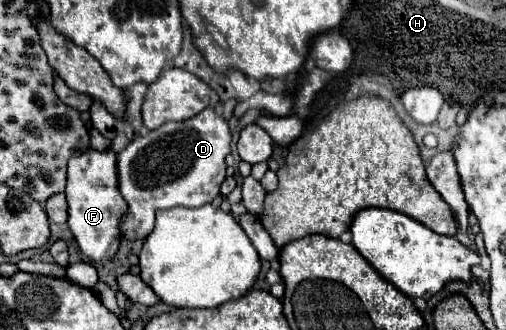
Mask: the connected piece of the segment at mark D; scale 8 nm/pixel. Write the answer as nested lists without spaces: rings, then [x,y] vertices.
[[[207,108],[197,116],[183,120],[183,122],[167,122],[157,130],[149,130],[145,136],[139,136],[129,142],[125,150],[117,154],[117,184],[119,192],[125,198],[129,212],[121,218],[121,236],[127,240],[145,240],[153,226],[155,226],[155,212],[173,206],[187,206],[199,208],[213,202],[219,196],[221,182],[227,178],[225,174],[225,158],[231,154],[231,130],[227,120],[221,116],[219,110]]]

